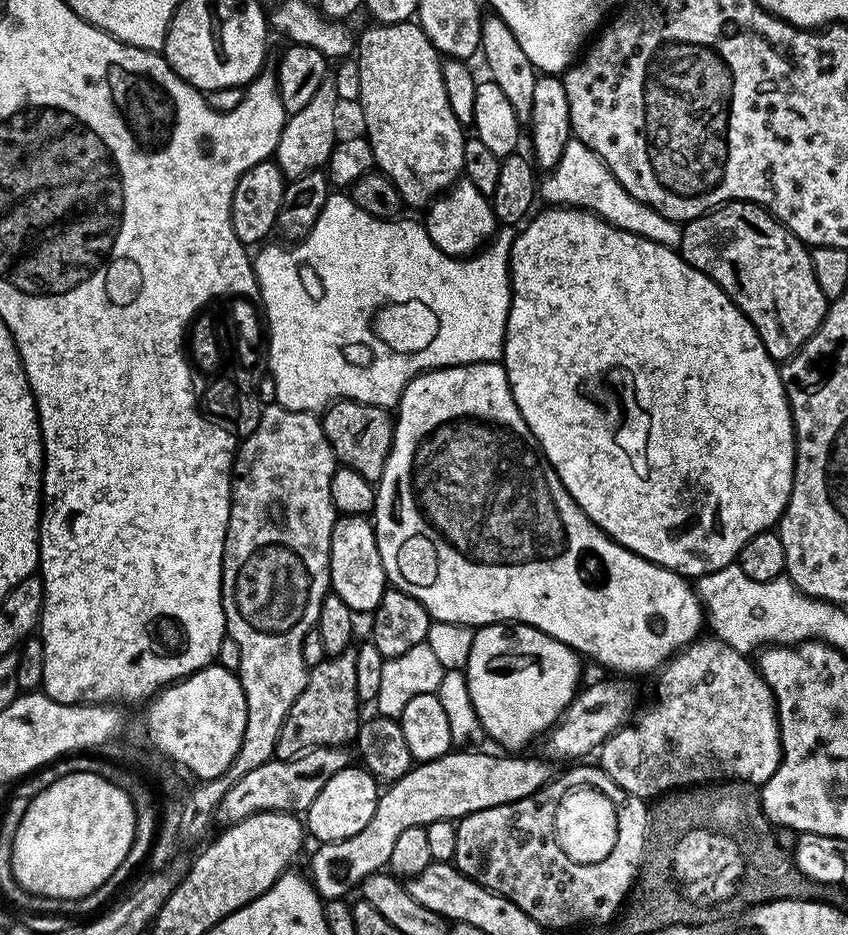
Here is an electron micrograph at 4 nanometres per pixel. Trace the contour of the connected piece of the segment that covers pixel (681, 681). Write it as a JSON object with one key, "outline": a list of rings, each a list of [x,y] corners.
{"outline":[[[708,634],[708,637],[706,636],[697,638],[688,647],[680,649],[663,668],[659,669],[658,675],[655,677],[655,679],[657,678],[656,701],[644,713],[641,711],[635,717],[634,722],[629,722],[623,728],[619,728],[598,750],[598,757],[600,756],[598,767],[631,796],[656,798],[678,788],[707,786],[713,782],[745,782],[744,780],[749,780],[756,786],[762,786],[778,770],[780,765],[780,719],[776,716],[776,699],[770,686],[766,686],[766,682],[760,676],[759,669],[753,664],[753,661],[752,664],[748,661],[751,659],[745,653],[734,650],[734,646],[730,646],[726,642],[717,640],[715,635]]]}

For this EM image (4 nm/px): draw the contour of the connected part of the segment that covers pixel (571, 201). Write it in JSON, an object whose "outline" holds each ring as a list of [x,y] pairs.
{"outline":[[[575,138],[566,142],[566,149],[562,152],[558,166],[549,171],[549,176],[539,183],[539,197],[547,205],[581,208],[595,213],[604,221],[618,229],[638,234],[640,237],[650,238],[651,241],[677,249],[681,242],[681,225],[674,220],[668,220],[658,214],[652,207],[638,202],[614,178],[611,170],[602,162],[590,146]]]}

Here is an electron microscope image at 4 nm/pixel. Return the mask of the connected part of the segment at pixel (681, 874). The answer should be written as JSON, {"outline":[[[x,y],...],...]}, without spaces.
{"outline":[[[712,826],[684,833],[673,850],[674,879],[685,899],[695,905],[717,905],[736,893],[743,878],[746,861],[733,837]]]}

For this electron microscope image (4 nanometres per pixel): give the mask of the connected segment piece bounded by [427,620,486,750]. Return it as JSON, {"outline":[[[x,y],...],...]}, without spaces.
{"outline":[[[437,620],[428,627],[427,644],[434,650],[435,657],[441,662],[445,671],[441,684],[436,690],[437,698],[442,702],[446,718],[450,722],[450,738],[453,745],[460,750],[476,750],[485,743],[484,727],[478,722],[478,710],[474,710],[474,702],[470,702],[468,678],[463,671],[452,672],[452,668],[467,669],[470,658],[470,646],[474,646],[474,631],[467,624],[442,622]]]}

